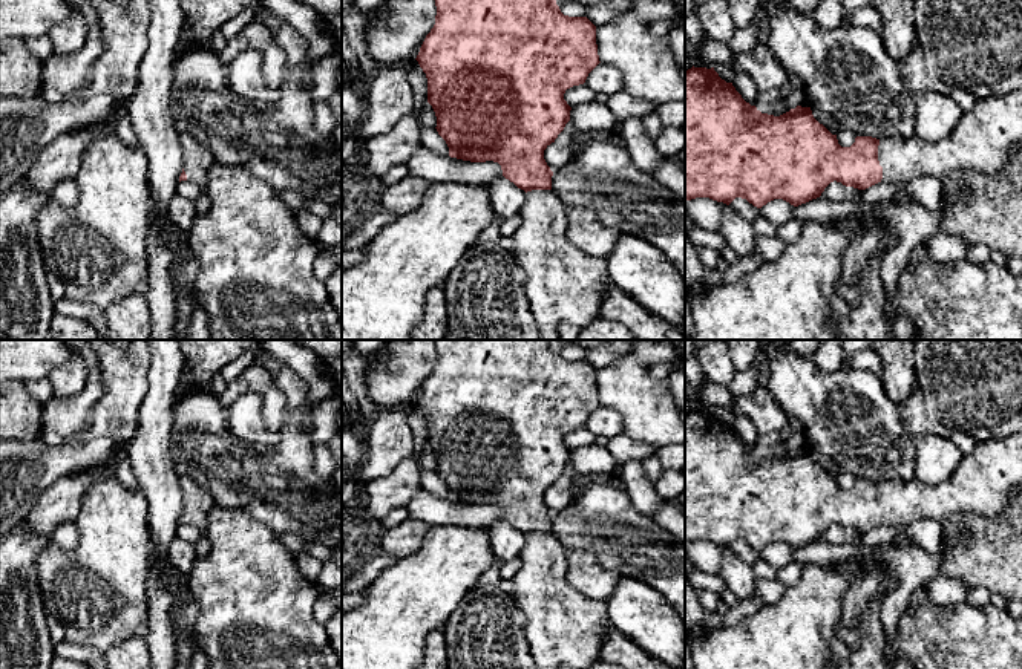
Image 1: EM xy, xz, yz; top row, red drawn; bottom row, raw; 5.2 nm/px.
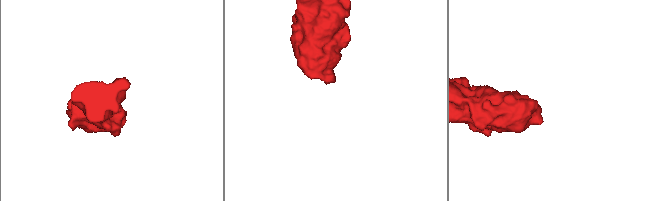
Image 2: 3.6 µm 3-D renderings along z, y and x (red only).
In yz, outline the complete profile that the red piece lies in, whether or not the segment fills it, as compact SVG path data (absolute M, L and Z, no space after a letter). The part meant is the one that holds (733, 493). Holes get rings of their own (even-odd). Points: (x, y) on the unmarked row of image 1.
M693 409L685 415L685 543L709 540L729 548L735 540L742 540L762 551L774 542L783 542L798 550L820 540L834 524L866 533L881 524L907 527L921 519L942 522L958 513L976 513L996 519L1020 488L1022 432L978 444L970 455L962 456L953 475L936 485L924 484L916 478L907 482L857 479L850 490L841 490L837 478L814 461L811 450L797 449L780 459L762 456L742 441L732 426L722 423L714 410Z

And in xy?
M190 478L179 479L179 488L182 491L182 516L181 524L190 524L204 531L207 527L207 517L210 510L216 505L210 490L198 485Z

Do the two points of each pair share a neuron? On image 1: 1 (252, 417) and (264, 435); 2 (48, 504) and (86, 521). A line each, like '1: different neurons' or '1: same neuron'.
1: same neuron
2: different neurons

